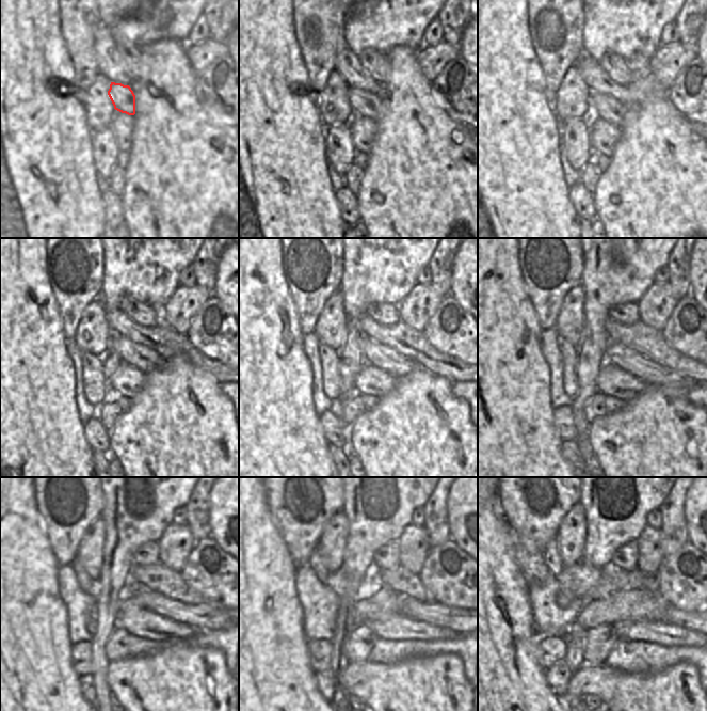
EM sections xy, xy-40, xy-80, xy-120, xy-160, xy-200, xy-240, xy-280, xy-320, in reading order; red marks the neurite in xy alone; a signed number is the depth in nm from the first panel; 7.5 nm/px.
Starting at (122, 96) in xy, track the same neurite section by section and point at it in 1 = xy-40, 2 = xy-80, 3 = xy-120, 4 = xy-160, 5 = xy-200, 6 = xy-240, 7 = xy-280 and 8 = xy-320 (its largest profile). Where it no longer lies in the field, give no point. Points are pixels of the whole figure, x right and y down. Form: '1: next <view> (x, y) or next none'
1: next xy-40 (367, 105)
2: next xy-80 (609, 109)
3: next xy-120 (143, 358)
4: next xy-160 (382, 357)
5: next xy-200 (651, 373)
6: next xy-240 (211, 616)
7: next xy-280 (432, 613)
8: next xy-320 (694, 621)

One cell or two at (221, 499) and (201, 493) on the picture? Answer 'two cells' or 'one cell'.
two cells

